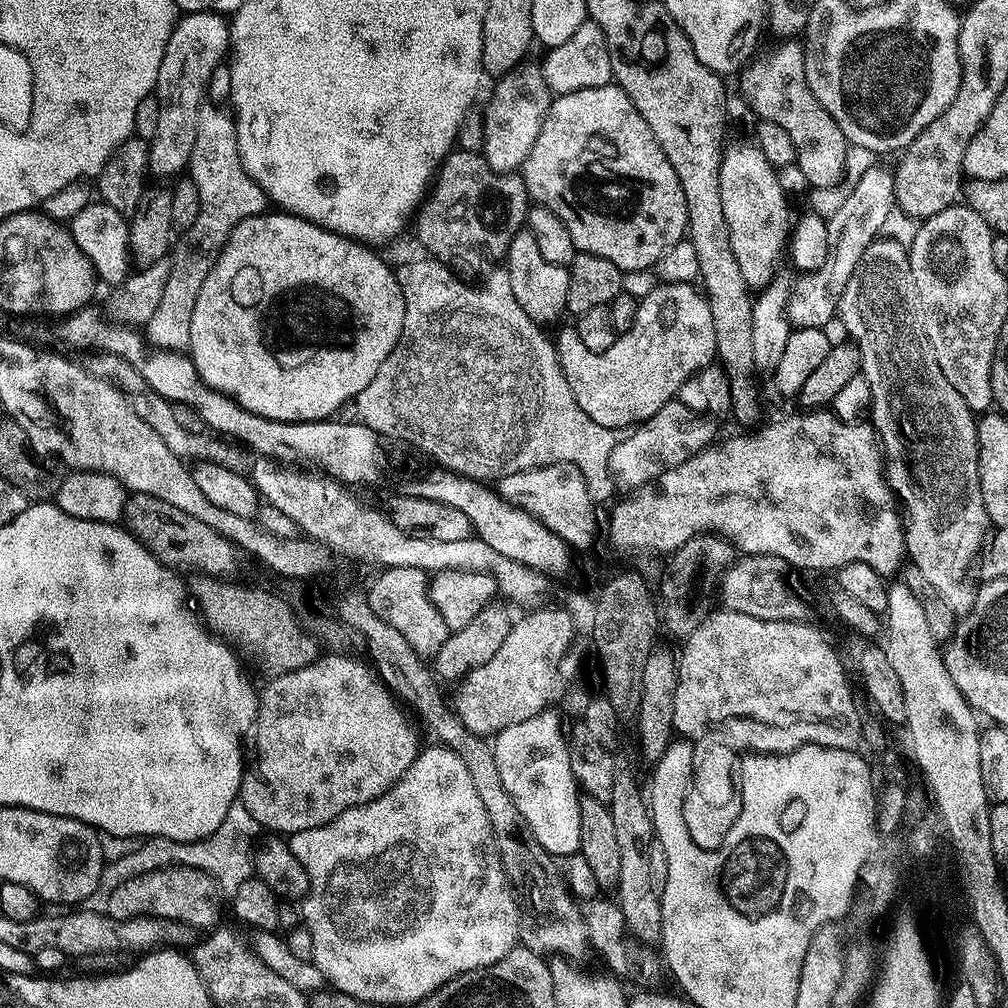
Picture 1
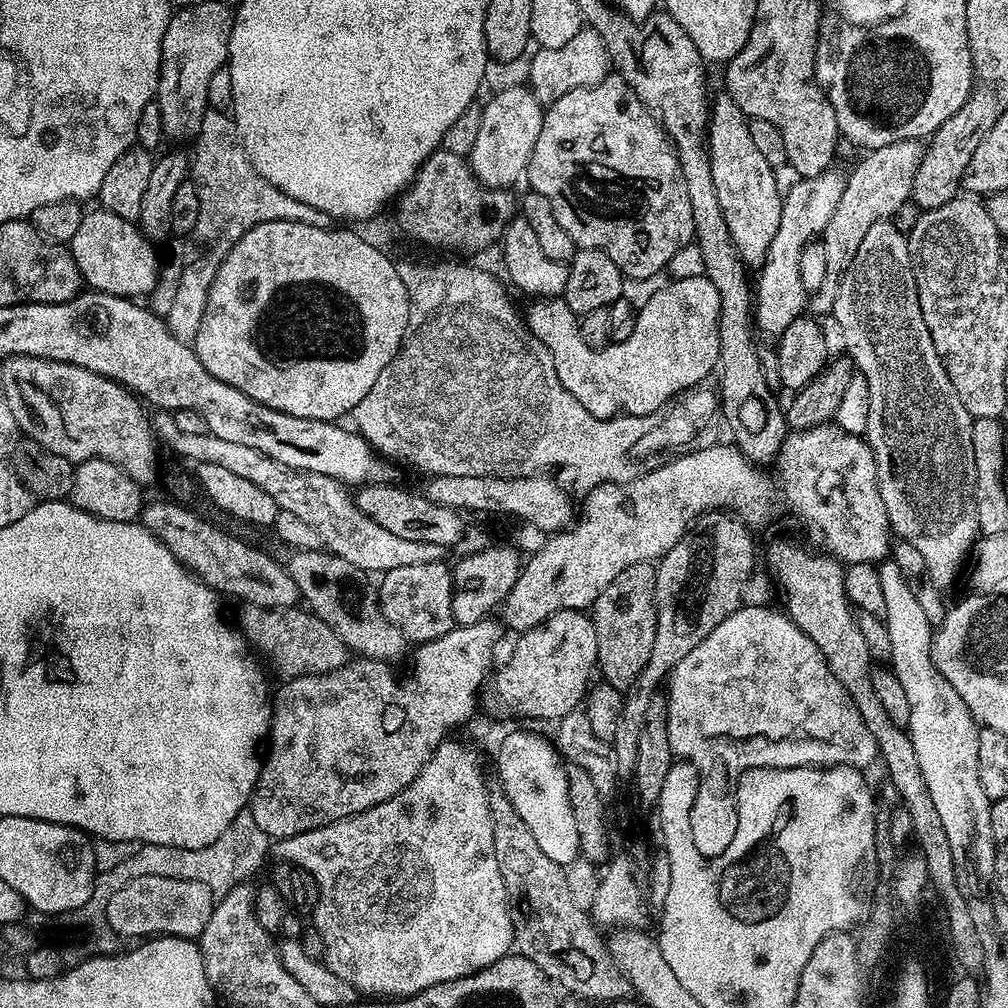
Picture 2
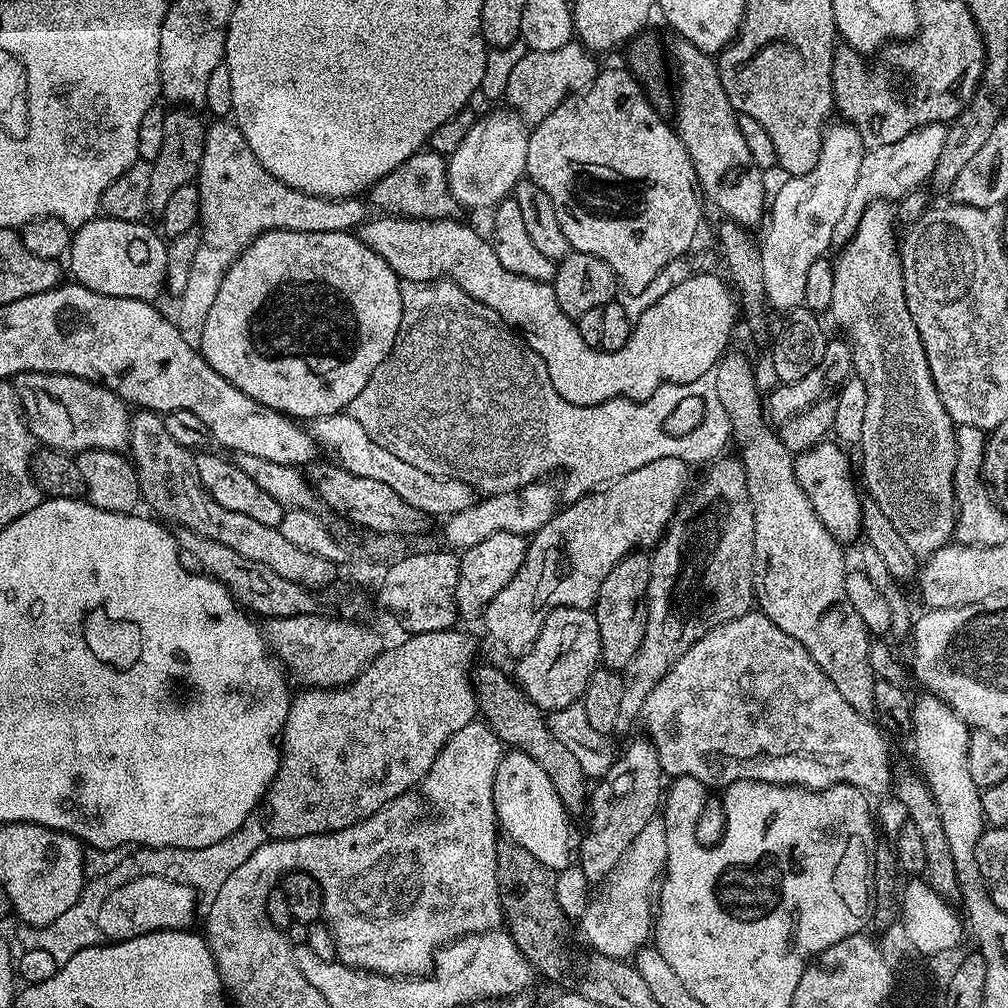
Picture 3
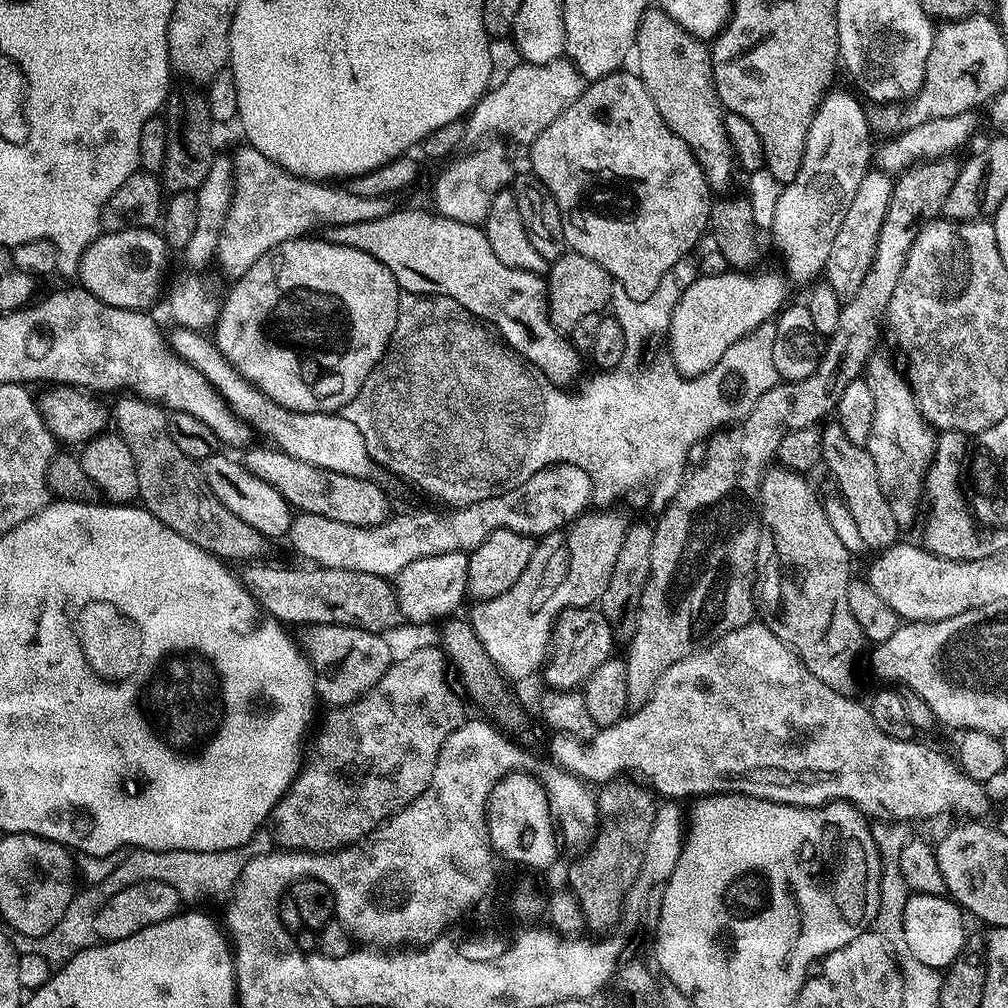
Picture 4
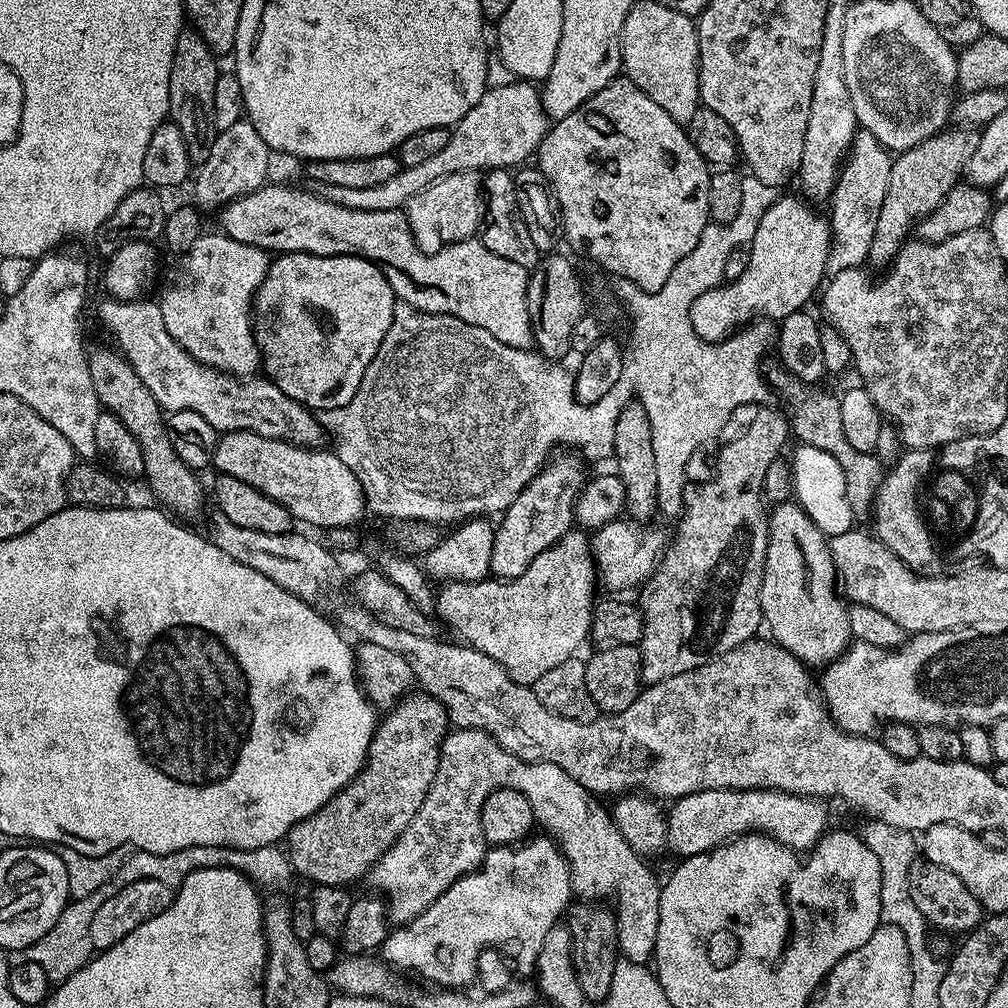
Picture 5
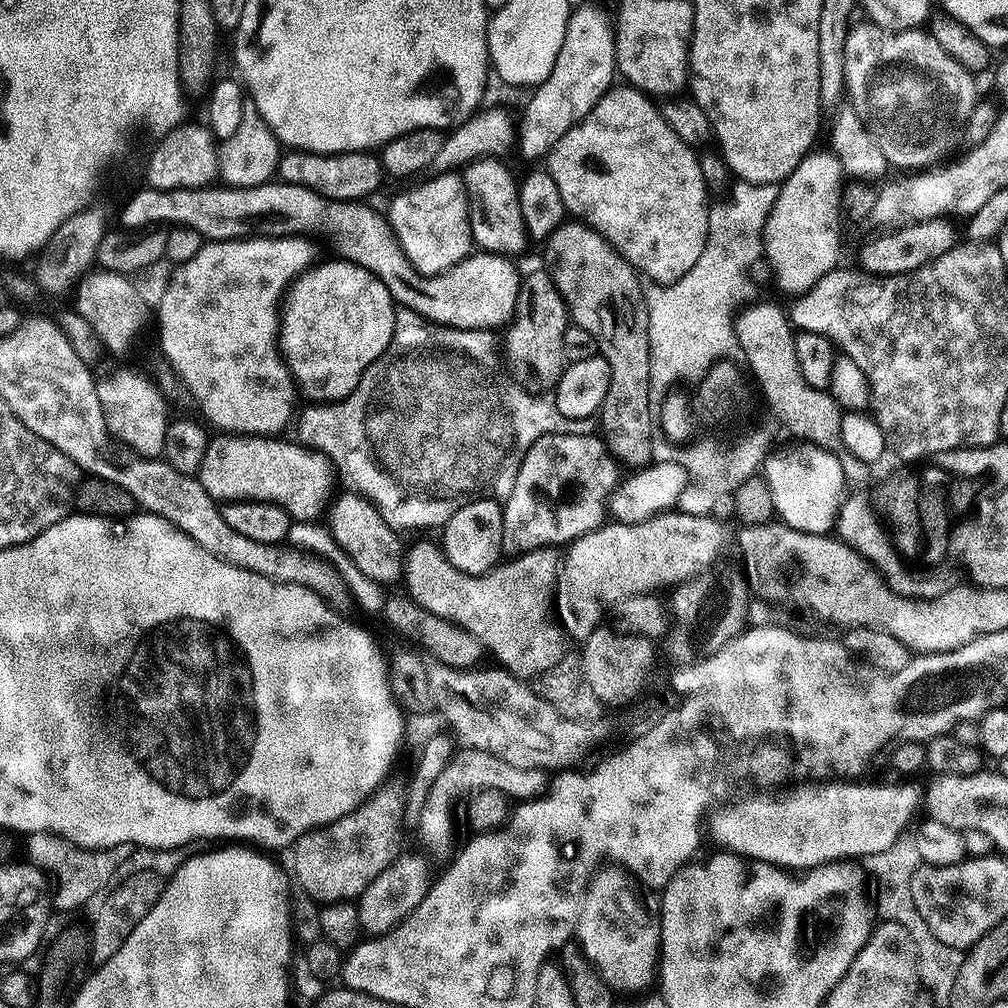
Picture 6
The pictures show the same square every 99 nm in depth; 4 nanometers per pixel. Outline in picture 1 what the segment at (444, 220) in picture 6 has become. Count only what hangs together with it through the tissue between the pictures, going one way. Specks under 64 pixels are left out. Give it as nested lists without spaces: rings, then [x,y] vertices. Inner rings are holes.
[[[529,62],[521,63],[520,67],[512,69],[507,76],[499,77],[495,81],[496,89],[488,100],[488,105],[483,105],[484,117],[484,144],[482,155],[491,168],[500,172],[515,171],[524,163],[524,159],[530,154],[534,146],[534,138],[538,138],[538,130],[542,130],[544,115],[548,112],[548,106],[554,96],[550,91],[547,81],[544,80],[543,71]]]

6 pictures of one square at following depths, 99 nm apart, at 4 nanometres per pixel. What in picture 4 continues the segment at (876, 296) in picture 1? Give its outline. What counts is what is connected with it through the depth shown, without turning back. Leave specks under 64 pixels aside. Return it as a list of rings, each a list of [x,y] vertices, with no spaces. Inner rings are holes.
[[[869,170],[859,183],[858,190],[854,190],[854,198],[846,210],[846,218],[842,218],[842,226],[838,226],[838,234],[830,245],[830,258],[826,258],[823,271],[826,282],[841,298],[852,296],[862,278],[866,278],[866,270],[870,268],[878,240],[878,230],[882,228],[882,218],[886,218],[886,206],[890,206],[893,183],[889,173]],[[874,368],[866,376],[870,394],[874,394],[874,426],[870,426],[866,447],[870,458],[874,458],[878,486],[882,486],[882,494],[886,494],[890,510],[894,510],[894,518],[901,526],[908,526],[916,516],[916,507],[922,504],[924,471],[936,448],[936,436],[924,423],[905,377],[892,368]]]

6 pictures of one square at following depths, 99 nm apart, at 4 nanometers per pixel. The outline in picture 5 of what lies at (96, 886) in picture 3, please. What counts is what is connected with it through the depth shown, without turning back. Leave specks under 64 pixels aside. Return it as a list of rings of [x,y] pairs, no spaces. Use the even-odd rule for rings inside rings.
[[[194,846],[170,854],[154,854],[136,850],[131,855],[124,857],[122,866],[116,871],[114,878],[110,878],[110,882],[106,882],[106,886],[94,890],[94,894],[86,894],[86,898],[72,900],[62,910],[62,914],[58,914],[58,922],[54,922],[54,926],[50,926],[50,930],[41,940],[34,942],[23,951],[11,953],[11,963],[20,964],[24,959],[38,962],[38,966],[42,966],[42,970],[46,970],[46,978],[50,982],[70,978],[70,974],[77,972],[94,955],[90,935],[92,923],[98,906],[102,906],[102,902],[106,902],[106,898],[114,898],[114,894],[118,894],[118,890],[122,890],[122,886],[130,886],[130,882],[142,882],[143,880],[162,882],[175,890],[190,874],[203,868],[235,868],[236,871],[243,872],[257,886],[273,884],[276,888],[284,888],[292,878],[294,879],[294,871],[287,851],[280,846],[251,848],[250,850]]]

